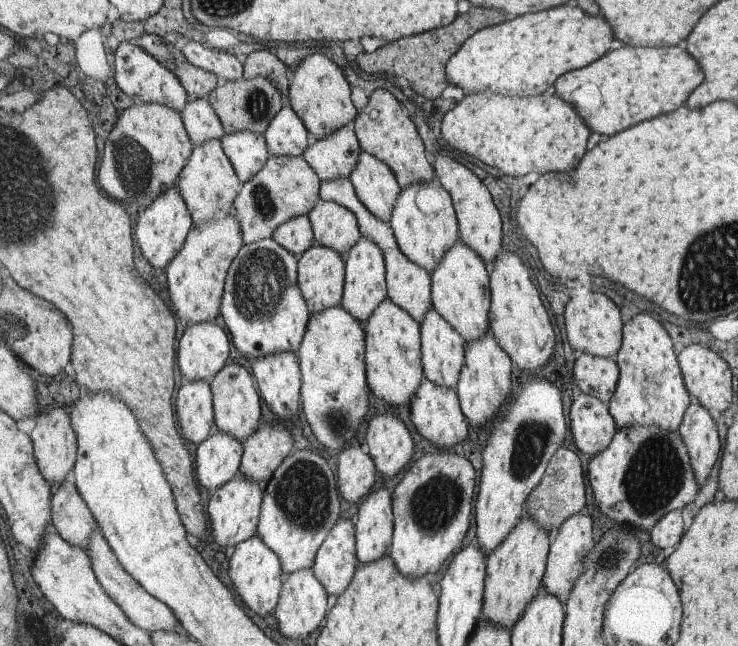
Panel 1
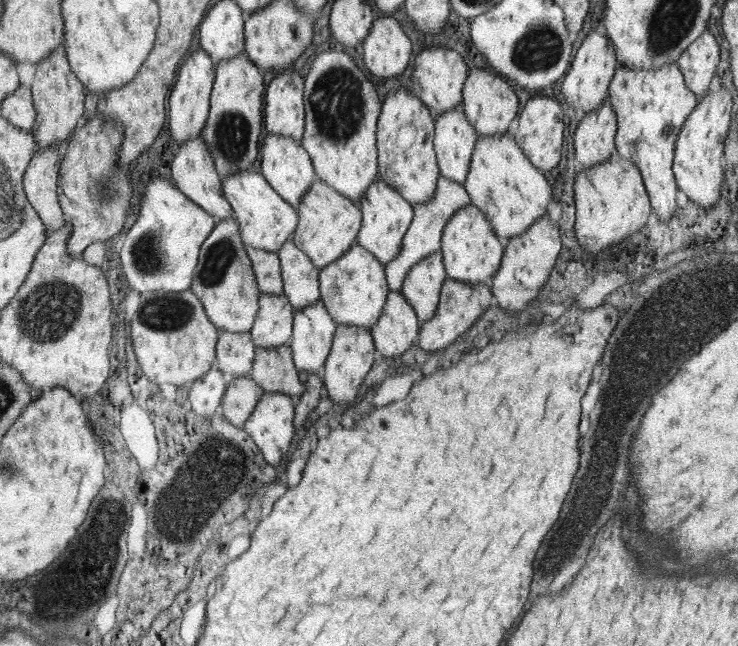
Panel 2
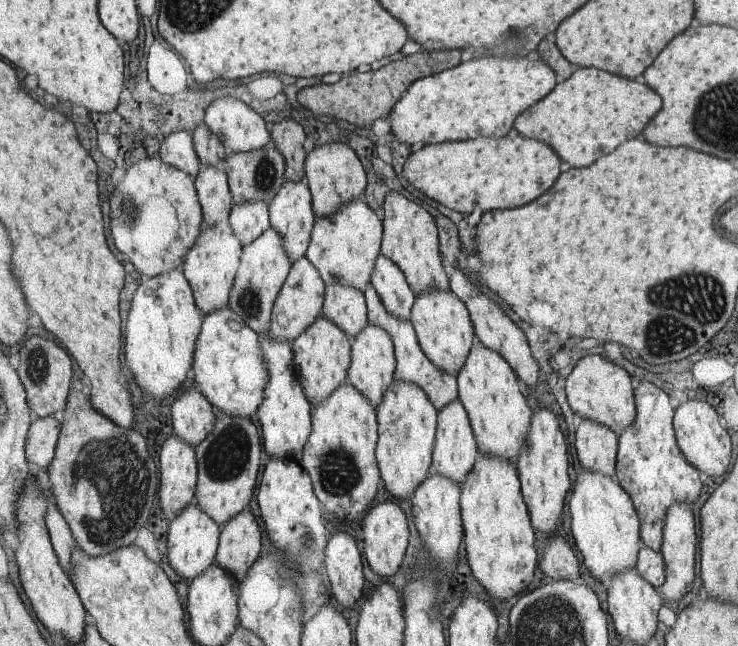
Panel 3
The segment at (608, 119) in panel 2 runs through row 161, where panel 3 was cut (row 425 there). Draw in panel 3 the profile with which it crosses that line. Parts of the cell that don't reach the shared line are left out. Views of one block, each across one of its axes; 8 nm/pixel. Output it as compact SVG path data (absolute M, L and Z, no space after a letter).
M582 420L574 434L576 456L582 470L616 479L618 435L610 428Z

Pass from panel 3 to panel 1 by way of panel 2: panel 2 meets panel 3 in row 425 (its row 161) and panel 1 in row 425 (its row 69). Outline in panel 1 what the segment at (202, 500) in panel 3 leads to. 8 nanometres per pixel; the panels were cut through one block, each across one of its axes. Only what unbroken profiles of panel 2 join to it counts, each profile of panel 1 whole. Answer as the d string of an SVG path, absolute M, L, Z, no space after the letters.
M230 361L230 364L226 364L226 368L222 368L209 384L213 391L213 409L216 413L217 430L225 432L228 436L237 437L244 444L250 436L254 436L256 426L260 422L260 410L264 410L260 404L260 396L254 386L252 374L244 366Z

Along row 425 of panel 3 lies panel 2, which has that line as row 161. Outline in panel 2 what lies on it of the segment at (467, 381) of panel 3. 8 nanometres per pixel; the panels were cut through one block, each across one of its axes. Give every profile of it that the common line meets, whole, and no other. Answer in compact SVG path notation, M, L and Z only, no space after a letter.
M513 133L480 135L464 184L473 205L485 213L503 240L524 235L538 218L542 218L548 202L552 200L552 190L544 174L518 145Z

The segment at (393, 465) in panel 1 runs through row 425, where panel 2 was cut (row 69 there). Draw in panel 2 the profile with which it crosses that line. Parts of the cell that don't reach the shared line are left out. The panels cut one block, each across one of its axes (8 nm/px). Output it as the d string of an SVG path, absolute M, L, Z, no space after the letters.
M394 15L379 17L362 41L364 66L374 76L390 78L402 74L408 66L412 42L402 28L400 22L394 20Z

